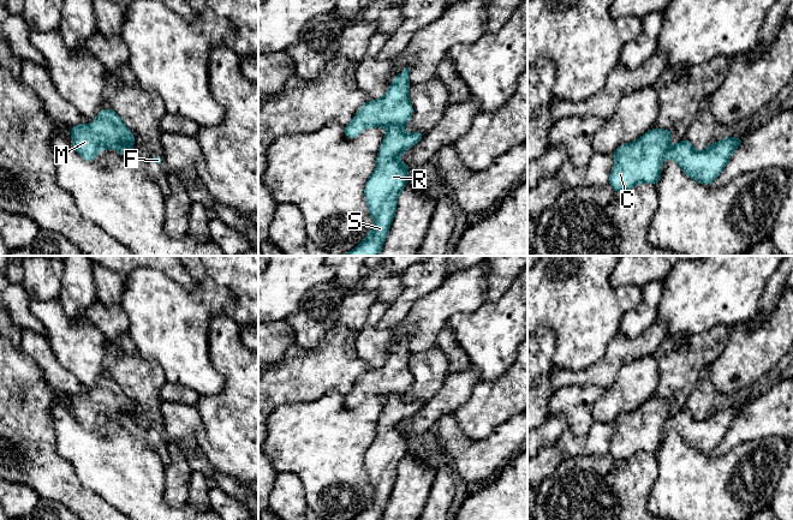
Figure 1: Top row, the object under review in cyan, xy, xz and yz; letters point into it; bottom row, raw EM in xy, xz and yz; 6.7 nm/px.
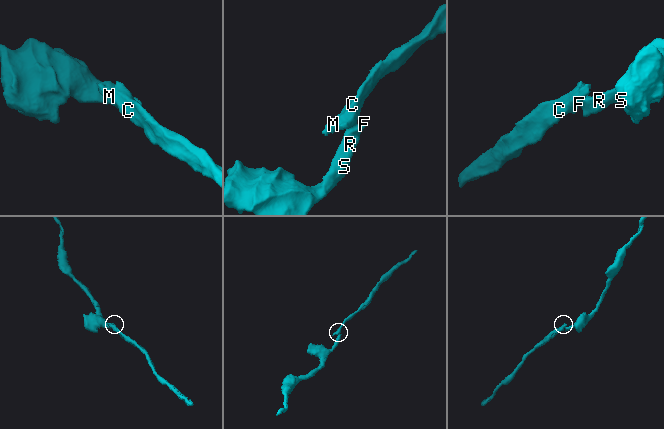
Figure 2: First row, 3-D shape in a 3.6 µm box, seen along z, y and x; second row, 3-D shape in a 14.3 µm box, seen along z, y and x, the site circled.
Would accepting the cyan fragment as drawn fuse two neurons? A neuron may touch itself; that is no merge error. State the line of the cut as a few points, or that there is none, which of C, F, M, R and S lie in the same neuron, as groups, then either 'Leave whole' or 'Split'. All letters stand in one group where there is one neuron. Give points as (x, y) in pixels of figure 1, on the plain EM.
Split along xy (131, 419), (123, 418), (120, 420). Groups: C M / F R S. Split

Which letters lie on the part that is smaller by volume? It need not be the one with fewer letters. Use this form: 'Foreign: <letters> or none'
Foreign: C, M

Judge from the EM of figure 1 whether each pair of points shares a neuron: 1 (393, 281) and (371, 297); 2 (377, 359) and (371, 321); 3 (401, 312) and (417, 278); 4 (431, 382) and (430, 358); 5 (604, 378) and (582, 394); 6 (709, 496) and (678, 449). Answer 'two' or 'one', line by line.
1: two
2: one
3: one
4: one
5: two
6: one

